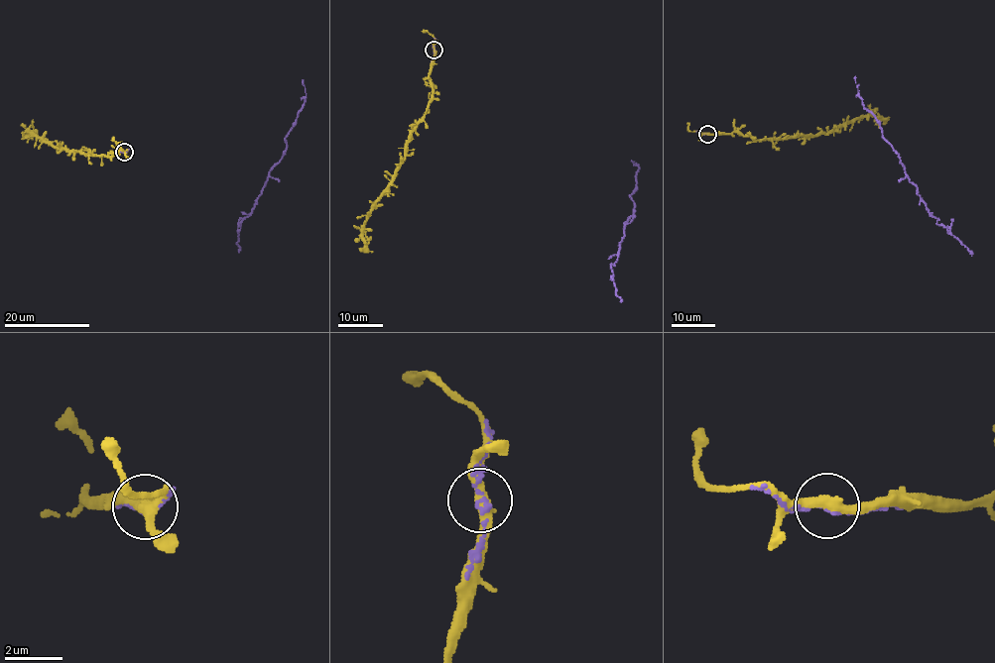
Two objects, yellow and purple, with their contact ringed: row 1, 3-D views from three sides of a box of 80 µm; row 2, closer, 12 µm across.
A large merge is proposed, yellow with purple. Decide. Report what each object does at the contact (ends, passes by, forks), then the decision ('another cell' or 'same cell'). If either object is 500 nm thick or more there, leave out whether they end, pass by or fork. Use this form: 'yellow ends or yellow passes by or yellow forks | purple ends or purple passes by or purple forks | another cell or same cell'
yellow passes by | purple passes by | same cell

